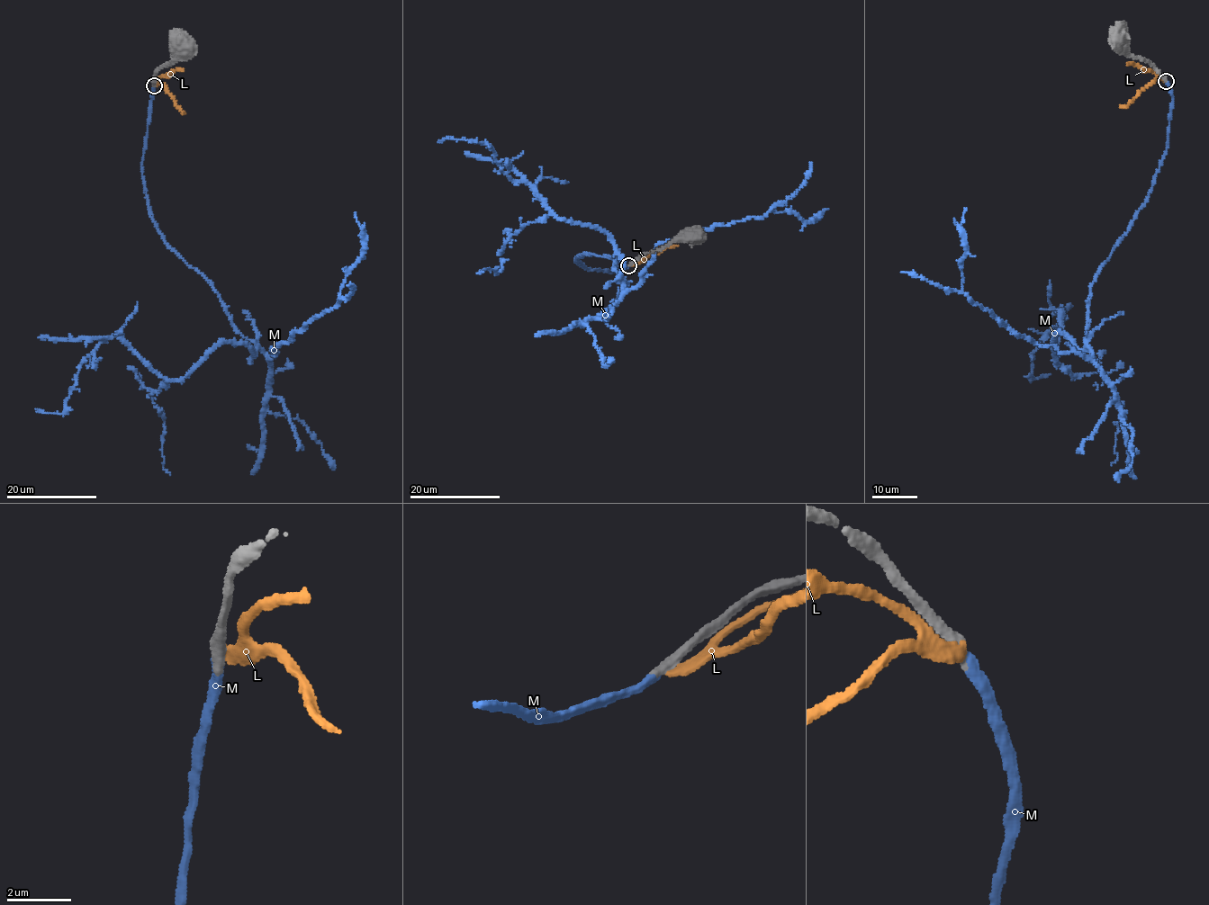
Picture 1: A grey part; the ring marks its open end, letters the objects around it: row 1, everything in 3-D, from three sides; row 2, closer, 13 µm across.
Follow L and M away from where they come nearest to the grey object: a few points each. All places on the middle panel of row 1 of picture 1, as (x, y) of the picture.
L: (630, 265), (644, 261), (660, 245)
M: (628, 265), (580, 264), (583, 253), (615, 258), (623, 279), (610, 236), (551, 214), (488, 144), (438, 142)

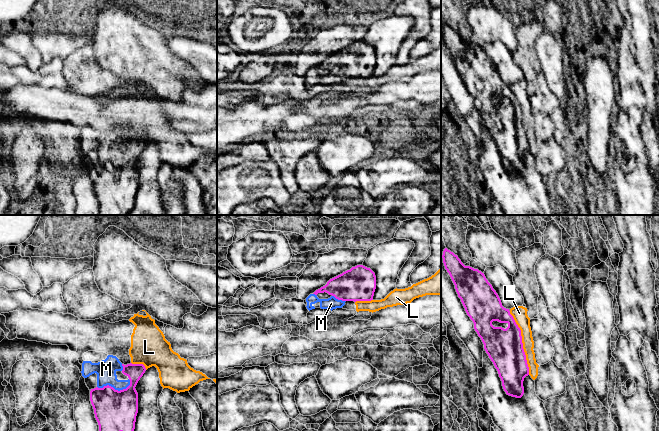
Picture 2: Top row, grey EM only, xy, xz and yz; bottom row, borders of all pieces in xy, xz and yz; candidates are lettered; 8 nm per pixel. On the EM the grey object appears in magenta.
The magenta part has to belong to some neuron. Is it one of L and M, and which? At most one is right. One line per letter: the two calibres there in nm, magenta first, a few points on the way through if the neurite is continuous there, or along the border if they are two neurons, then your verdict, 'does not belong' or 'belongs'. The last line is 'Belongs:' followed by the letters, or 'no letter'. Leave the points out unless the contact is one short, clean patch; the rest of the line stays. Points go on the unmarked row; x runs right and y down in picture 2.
L: 300/120 nm | does not belong
M: 340/160 nm | belongs
Belongs: M

